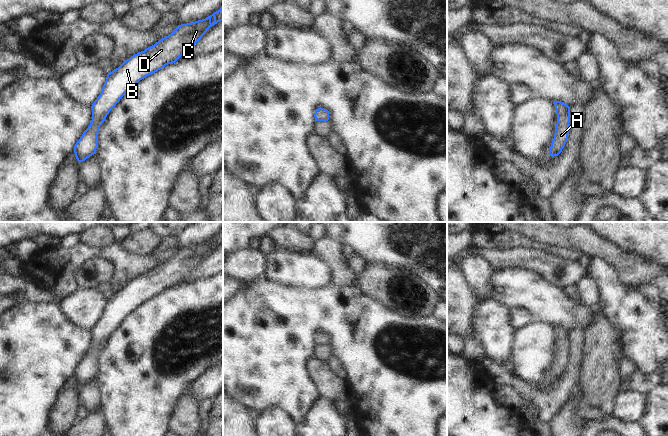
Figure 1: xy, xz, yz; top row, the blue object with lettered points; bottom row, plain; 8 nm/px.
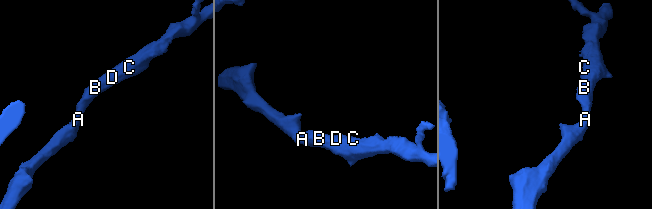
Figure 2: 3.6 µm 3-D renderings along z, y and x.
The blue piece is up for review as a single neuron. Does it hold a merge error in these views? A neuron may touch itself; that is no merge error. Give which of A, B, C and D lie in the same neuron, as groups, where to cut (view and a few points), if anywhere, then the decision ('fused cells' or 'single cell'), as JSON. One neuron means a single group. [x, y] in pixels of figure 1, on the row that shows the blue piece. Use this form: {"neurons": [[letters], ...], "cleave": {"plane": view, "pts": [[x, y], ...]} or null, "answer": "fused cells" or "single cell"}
{"neurons": [["A", "B", "C", "D"]], "cleave": null, "answer": "single cell"}

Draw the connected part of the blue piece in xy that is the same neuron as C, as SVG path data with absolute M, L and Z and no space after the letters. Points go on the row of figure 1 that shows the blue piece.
M223 4L218 11L205 19L178 25L171 34L134 54L108 73L100 95L91 106L92 121L74 146L77 161L83 162L96 154L100 126L128 90L145 77L175 63L210 27L222 20Z

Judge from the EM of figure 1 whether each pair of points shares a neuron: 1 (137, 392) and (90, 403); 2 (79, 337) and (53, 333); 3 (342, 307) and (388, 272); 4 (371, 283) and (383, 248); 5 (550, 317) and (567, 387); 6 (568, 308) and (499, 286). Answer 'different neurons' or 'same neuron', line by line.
1: different neurons
2: same neuron
3: different neurons
4: different neurons
5: different neurons
6: same neuron

